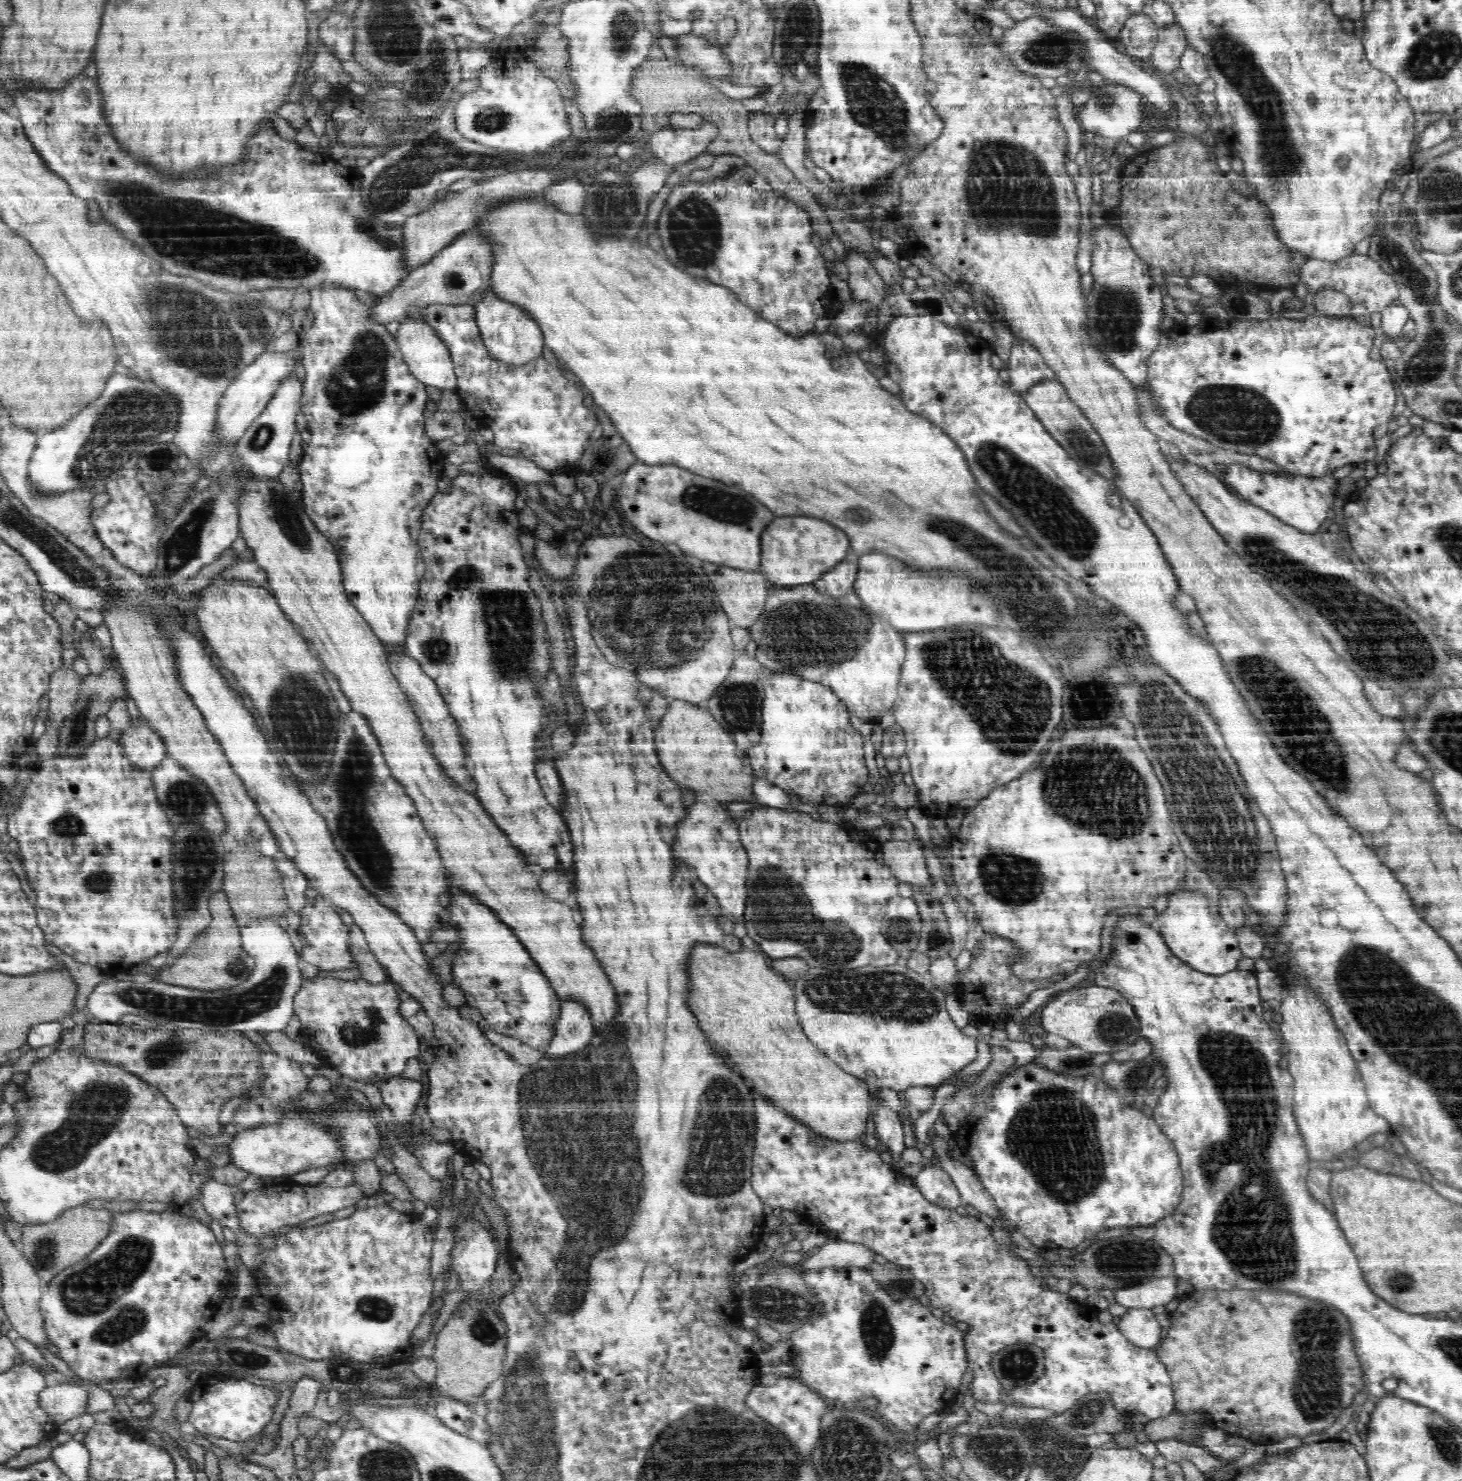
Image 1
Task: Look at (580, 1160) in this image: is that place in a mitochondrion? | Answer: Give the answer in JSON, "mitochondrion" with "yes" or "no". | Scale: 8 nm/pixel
{"mitochondrion":"yes"}

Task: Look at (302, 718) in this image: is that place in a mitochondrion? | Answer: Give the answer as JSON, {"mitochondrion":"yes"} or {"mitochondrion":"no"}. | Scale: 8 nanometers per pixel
{"mitochondrion":"yes"}

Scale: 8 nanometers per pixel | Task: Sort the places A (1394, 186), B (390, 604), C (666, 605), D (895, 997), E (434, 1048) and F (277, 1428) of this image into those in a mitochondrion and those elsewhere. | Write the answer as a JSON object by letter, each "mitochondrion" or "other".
{"A":"other","B":"other","C":"mitochondrion","D":"mitochondrion","E":"other","F":"other"}

